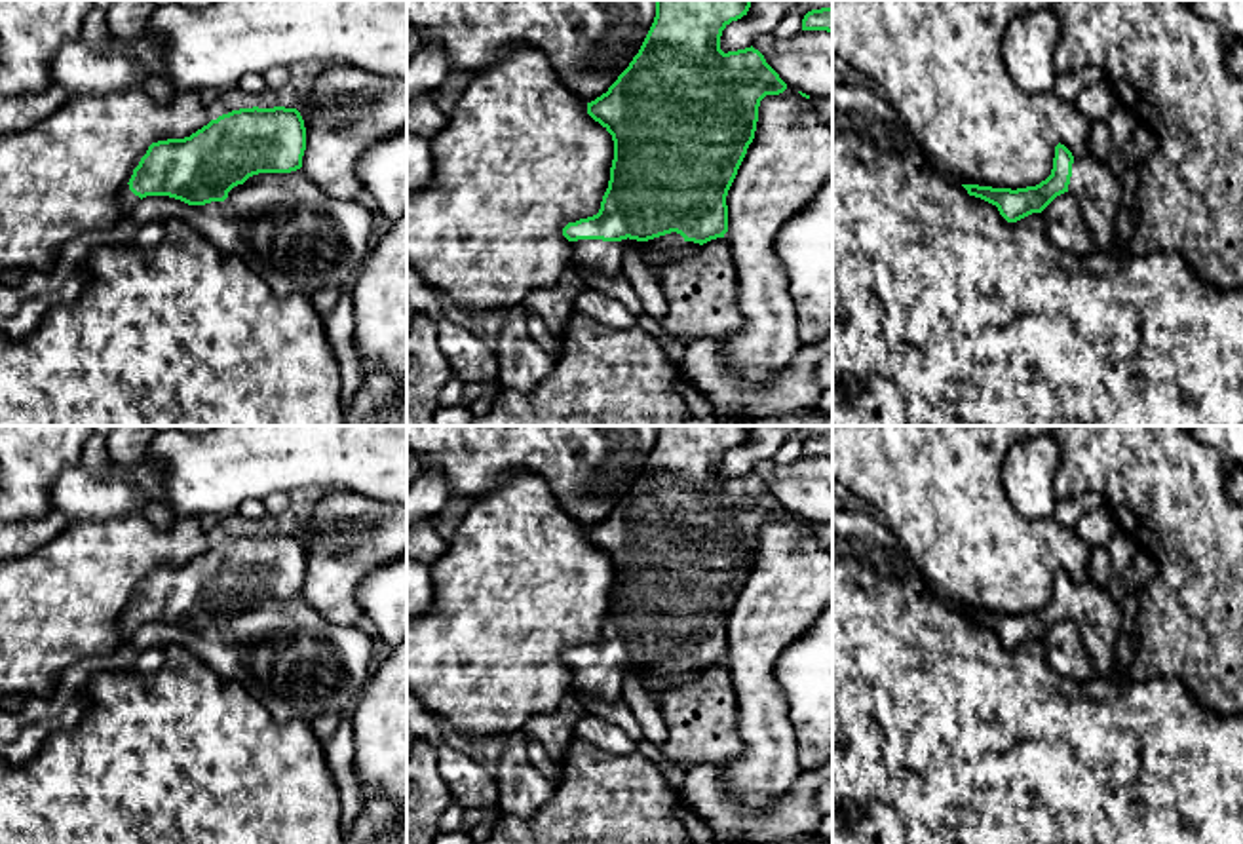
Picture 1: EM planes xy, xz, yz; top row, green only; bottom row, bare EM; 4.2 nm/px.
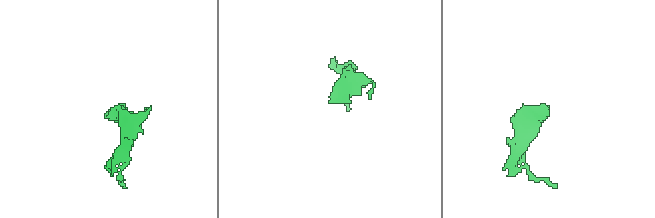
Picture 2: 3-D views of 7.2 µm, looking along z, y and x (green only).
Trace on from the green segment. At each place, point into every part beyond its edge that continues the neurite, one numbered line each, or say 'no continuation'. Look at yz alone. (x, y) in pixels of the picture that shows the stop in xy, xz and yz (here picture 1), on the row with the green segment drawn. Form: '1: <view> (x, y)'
1: yz (1097, 189)

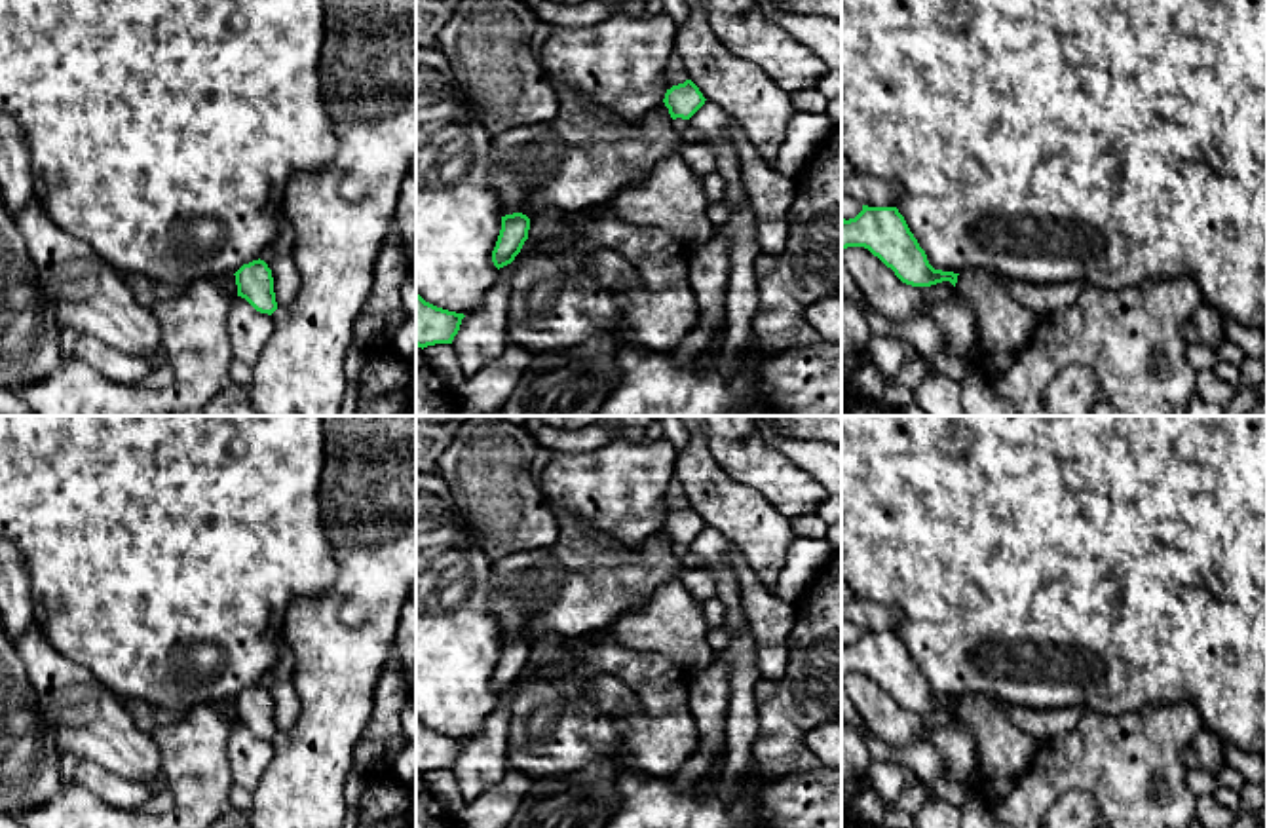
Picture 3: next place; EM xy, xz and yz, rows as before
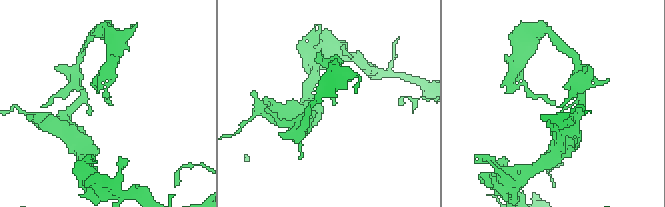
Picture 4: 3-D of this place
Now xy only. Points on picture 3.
no continuation

